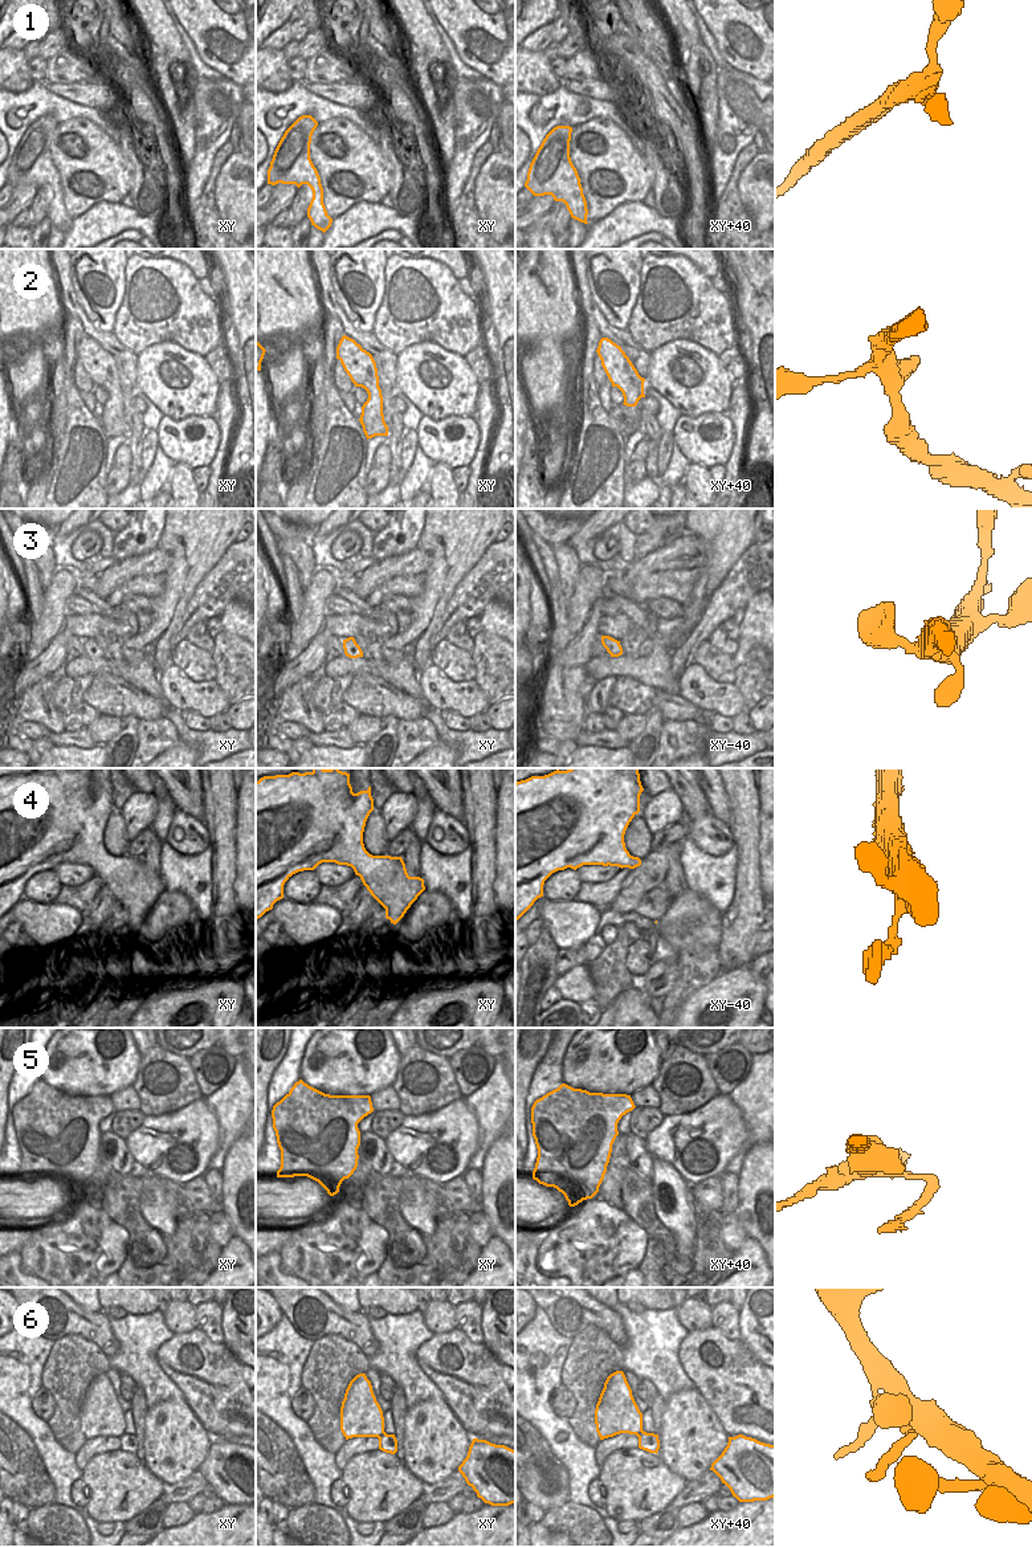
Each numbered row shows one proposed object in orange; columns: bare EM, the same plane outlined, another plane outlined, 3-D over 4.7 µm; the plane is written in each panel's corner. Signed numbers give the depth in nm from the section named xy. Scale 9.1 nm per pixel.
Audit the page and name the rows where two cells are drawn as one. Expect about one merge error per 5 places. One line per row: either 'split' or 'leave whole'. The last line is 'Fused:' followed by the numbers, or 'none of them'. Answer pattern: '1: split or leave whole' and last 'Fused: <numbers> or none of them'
1: leave whole
2: leave whole
3: leave whole
4: leave whole
5: split
6: leave whole
Fused: 5

